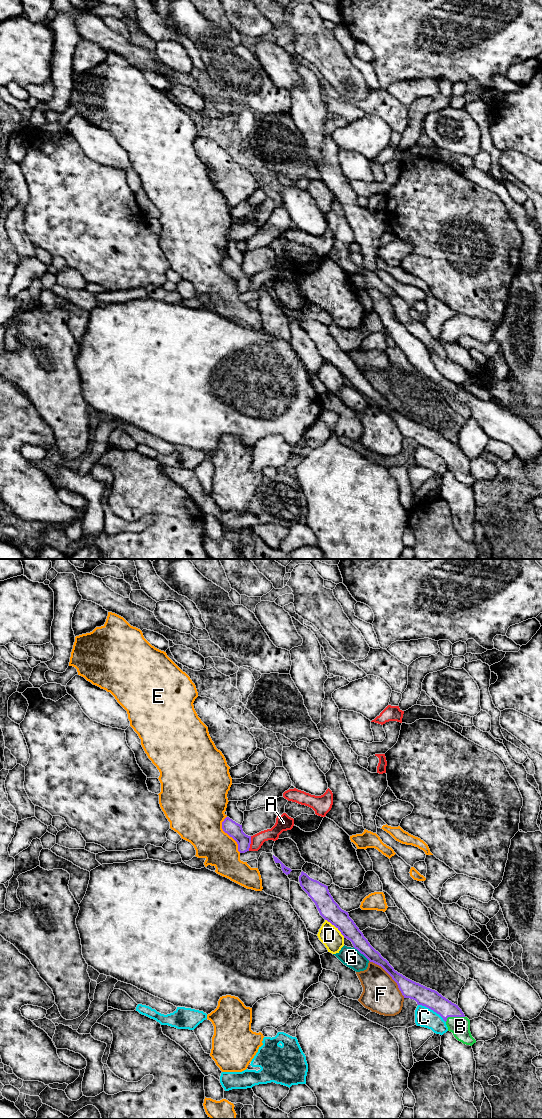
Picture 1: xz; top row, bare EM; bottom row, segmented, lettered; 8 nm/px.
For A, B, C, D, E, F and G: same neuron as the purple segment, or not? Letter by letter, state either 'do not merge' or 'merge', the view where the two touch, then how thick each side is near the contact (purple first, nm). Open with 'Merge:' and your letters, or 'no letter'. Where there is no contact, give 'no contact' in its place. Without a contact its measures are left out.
Merge: B
A: do not merge | xz | 120/110 nm
B: merge | xz | 150/160 nm
C: do not merge | xz | 150/160 nm
D: do not merge | xz | 160/170 nm
E: do not merge | xz | 120/360 nm
F: do not merge | xz | 140/300 nm
G: do not merge | xz | 140/160 nm

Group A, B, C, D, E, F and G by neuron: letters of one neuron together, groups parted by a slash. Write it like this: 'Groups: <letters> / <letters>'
Groups: A / B / C / D / E / F / G

